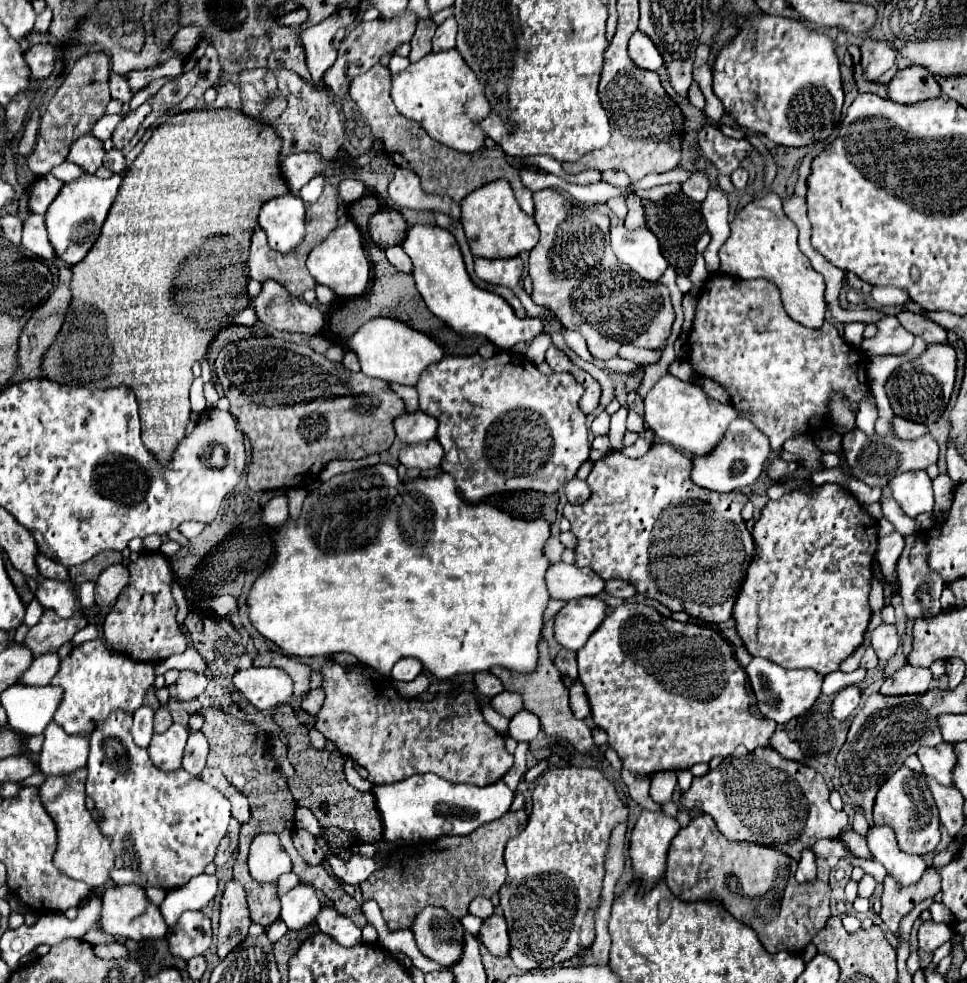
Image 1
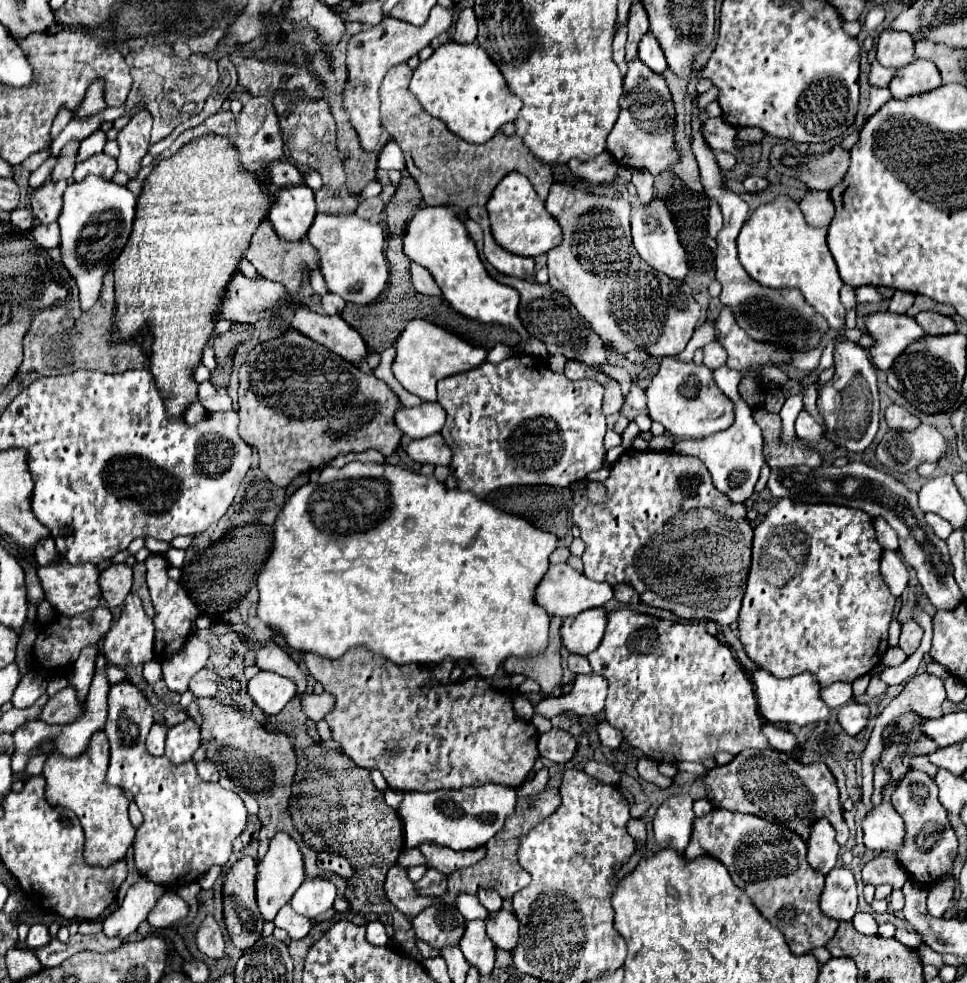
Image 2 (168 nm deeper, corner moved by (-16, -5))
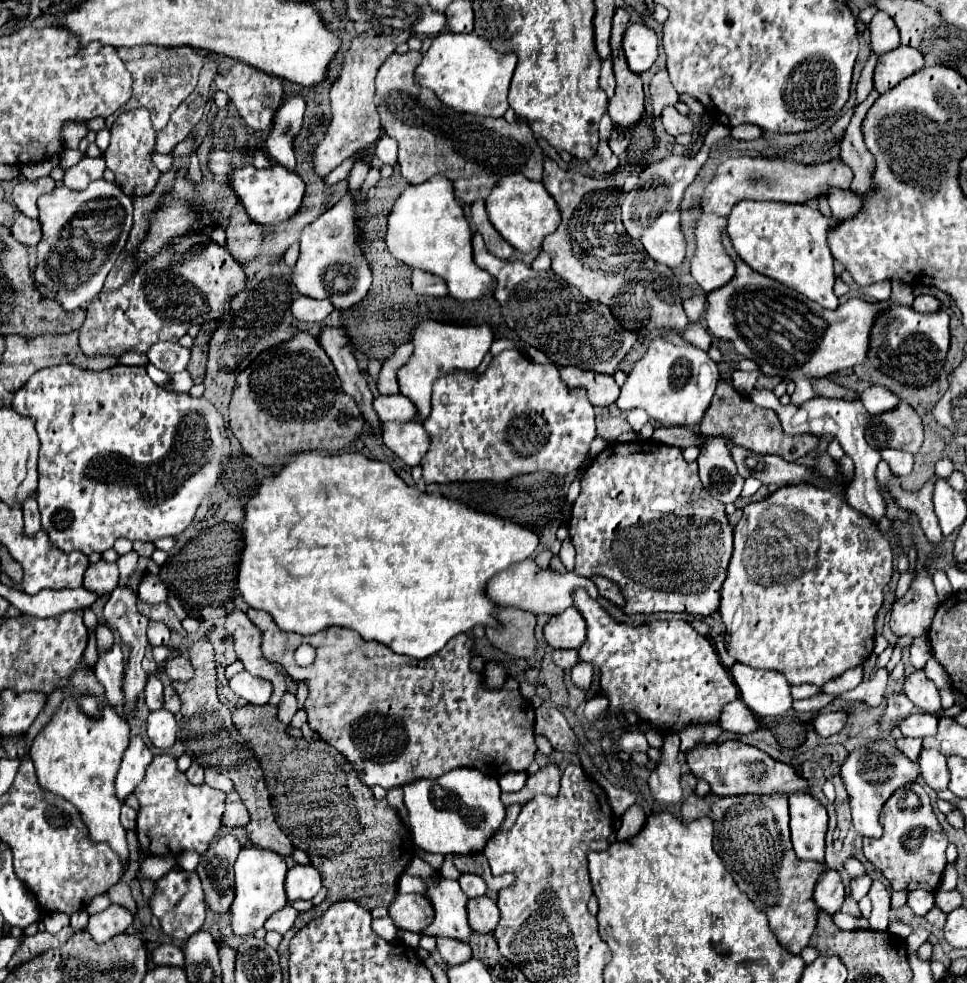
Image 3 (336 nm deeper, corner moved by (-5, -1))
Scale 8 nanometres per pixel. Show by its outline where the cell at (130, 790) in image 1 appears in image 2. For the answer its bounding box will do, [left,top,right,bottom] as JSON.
[104,681,246,887]

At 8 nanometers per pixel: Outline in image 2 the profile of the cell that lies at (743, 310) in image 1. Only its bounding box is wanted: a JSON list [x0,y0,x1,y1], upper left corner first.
[716,307,790,369]

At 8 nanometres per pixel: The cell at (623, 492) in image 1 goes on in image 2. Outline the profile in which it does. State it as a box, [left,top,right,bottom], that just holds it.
[572,449,754,625]

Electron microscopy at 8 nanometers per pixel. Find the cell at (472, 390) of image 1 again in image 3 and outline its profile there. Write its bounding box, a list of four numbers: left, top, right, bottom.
[423,351,595,483]

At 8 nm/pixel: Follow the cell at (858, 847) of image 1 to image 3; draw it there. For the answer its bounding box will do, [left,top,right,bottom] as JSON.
[903,671,941,713]

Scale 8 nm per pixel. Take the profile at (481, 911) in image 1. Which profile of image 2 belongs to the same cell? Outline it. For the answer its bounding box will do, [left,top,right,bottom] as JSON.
[478,889,502,911]

